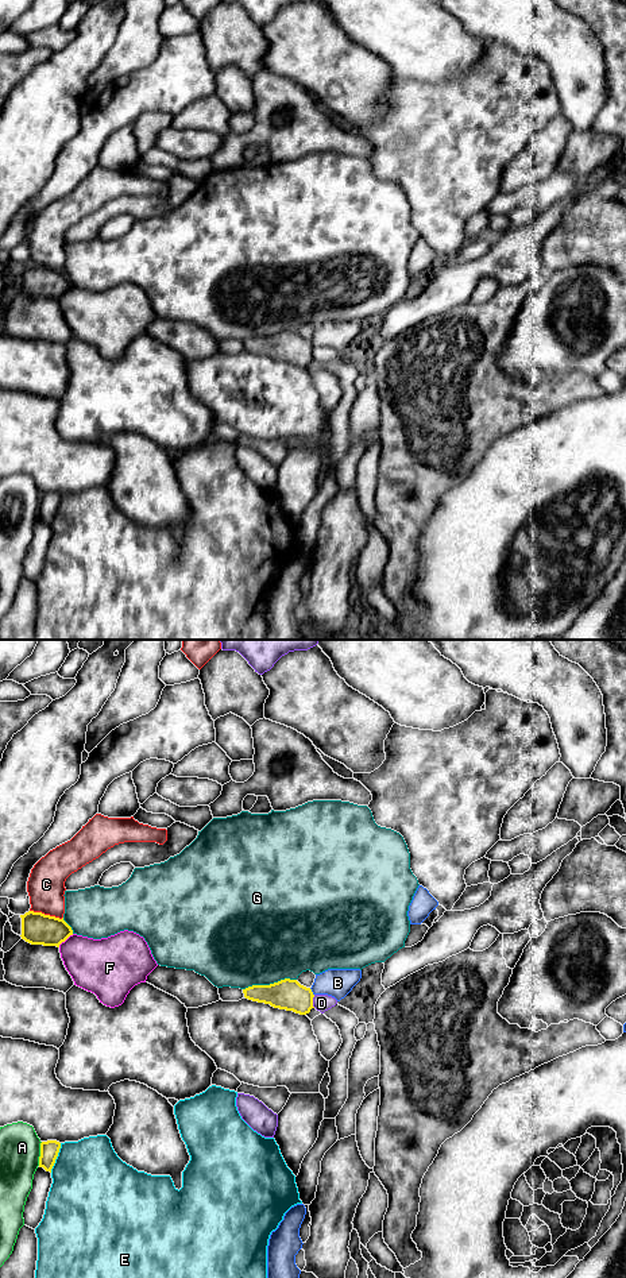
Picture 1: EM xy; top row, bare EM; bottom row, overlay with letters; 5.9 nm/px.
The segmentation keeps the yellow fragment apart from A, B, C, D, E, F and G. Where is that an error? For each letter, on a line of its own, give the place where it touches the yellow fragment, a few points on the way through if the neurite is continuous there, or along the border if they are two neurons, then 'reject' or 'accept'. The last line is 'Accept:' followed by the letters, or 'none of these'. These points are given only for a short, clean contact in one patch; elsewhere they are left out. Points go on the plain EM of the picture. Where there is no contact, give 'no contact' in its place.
A: xy (41, 506) | reject
B: xy (312, 344) | across xy (289, 347), (312, 344), (325, 335), (337, 335) | accept
C: xy (46, 267) | reject
D: xy (312, 354) | reject
E: xy (55, 510) | reject
F: xy (65, 292) | reject
G: xy (270, 336) | reject
Accept: B

